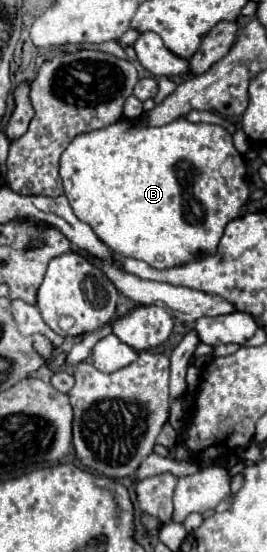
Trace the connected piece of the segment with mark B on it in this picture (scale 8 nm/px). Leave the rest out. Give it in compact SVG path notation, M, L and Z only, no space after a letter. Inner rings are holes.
M178 118L166 126L158 126L158 128L148 128L148 126L130 126L128 120L120 120L118 124L112 124L108 128L102 128L102 130L96 130L96 132L86 132L86 134L80 134L76 136L70 146L64 150L62 158L60 158L60 178L64 182L64 194L74 210L74 214L86 222L94 234L112 250L112 252L118 252L122 256L130 256L130 258L138 258L138 260L144 260L148 266L152 268L158 268L158 270L166 270L166 268L174 268L174 266L182 266L182 264L190 264L194 260L198 260L200 254L216 254L218 252L218 244L220 244L220 238L224 236L224 228L228 222L232 222L242 204L248 200L250 196L250 180L246 178L248 176L248 164L246 160L242 158L242 154L238 154L238 150L234 148L234 142L232 142L232 136L222 128L222 126L216 126L216 124L192 124L188 122L186 118ZM228 164L228 180L224 178L222 174L222 166Z

